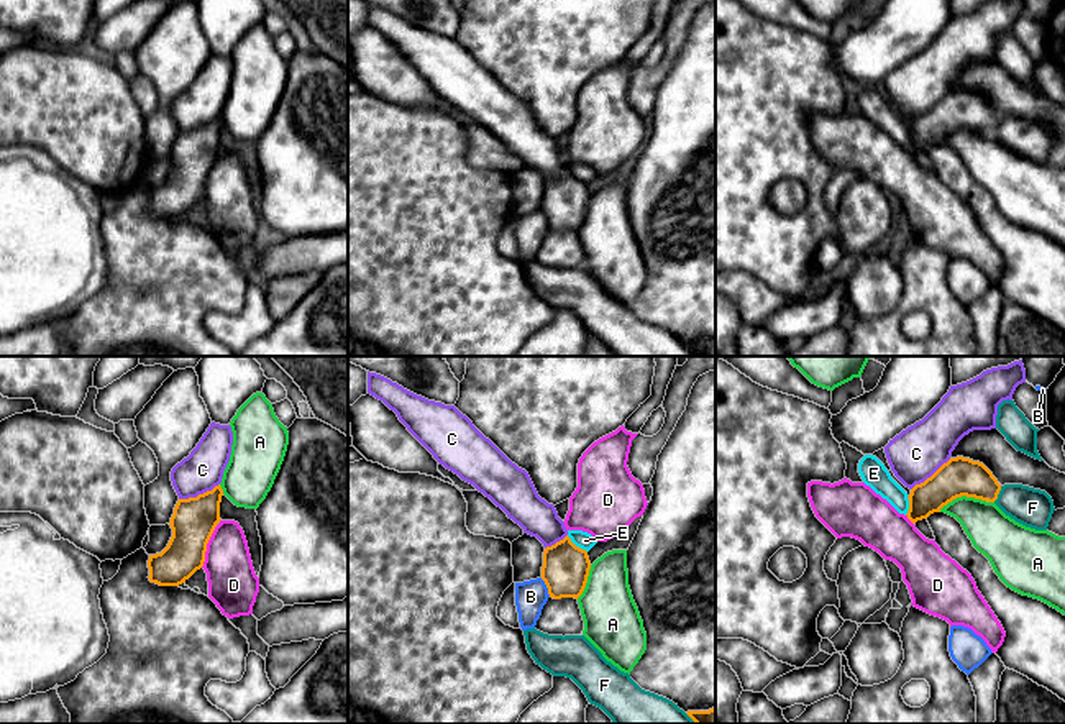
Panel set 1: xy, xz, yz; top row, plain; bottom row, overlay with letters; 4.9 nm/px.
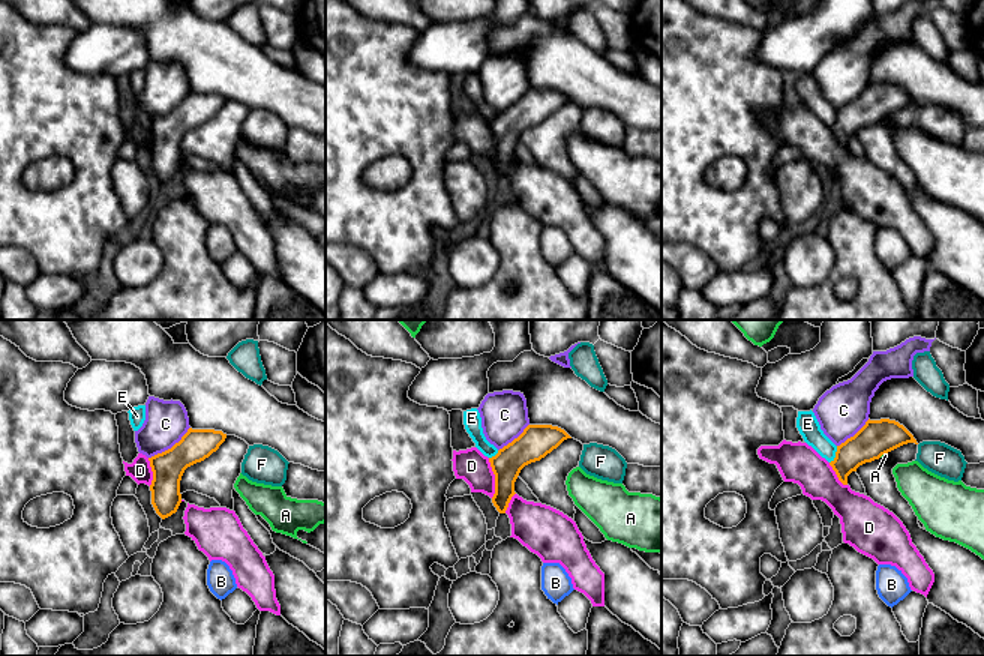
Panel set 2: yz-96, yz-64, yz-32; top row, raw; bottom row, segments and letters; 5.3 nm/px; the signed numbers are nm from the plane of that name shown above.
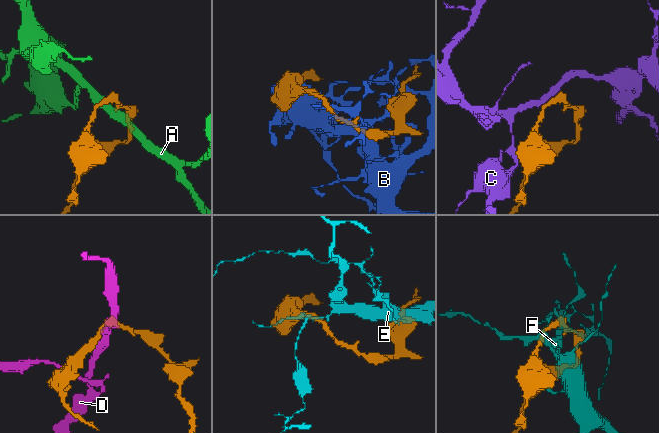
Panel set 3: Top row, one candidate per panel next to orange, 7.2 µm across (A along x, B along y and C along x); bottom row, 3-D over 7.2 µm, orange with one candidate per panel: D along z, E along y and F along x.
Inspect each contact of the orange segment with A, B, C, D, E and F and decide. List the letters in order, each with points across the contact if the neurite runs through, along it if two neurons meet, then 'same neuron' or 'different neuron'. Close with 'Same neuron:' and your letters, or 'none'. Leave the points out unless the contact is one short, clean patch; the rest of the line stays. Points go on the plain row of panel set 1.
A: different neuron
B: different neuron
C: different neuron
D: border xy (217, 158), (201, 199); different neuron
E: border xz (566, 168), (586, 184); different neuron
F: different neuron
Same neuron: none

